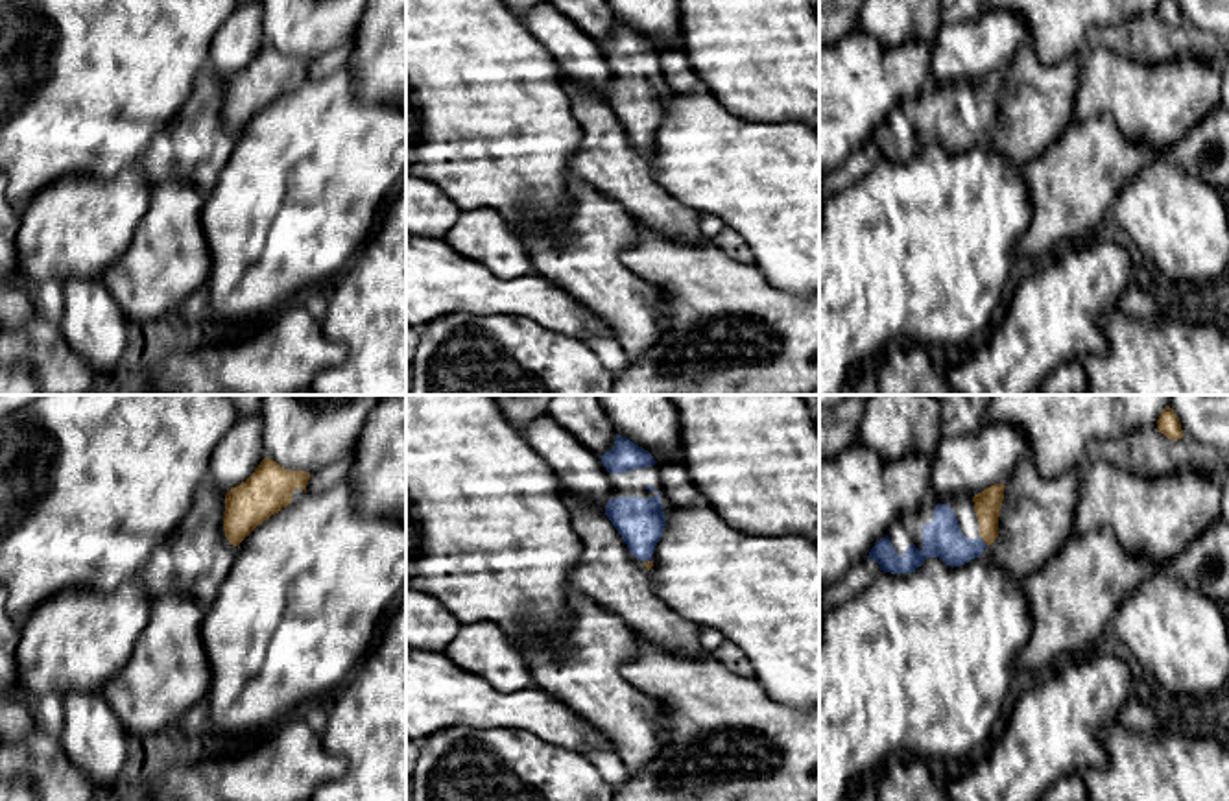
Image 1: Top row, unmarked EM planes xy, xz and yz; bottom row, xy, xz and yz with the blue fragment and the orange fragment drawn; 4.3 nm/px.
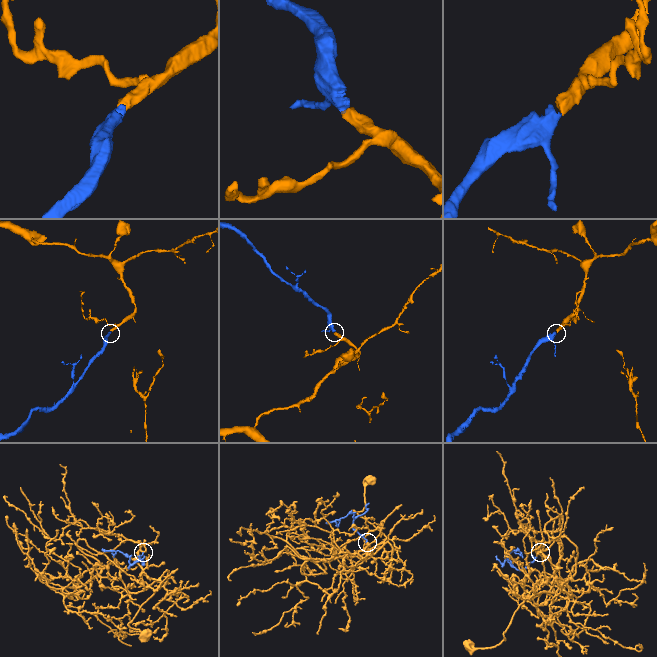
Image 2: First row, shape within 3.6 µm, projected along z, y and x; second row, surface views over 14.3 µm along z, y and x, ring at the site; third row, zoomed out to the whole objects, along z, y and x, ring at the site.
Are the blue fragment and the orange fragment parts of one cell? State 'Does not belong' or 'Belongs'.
Belongs

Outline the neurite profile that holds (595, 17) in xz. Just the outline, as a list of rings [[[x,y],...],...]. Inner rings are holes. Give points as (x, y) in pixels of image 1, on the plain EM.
[[[548,0],[589,37],[603,42],[614,33],[616,17],[605,0]]]

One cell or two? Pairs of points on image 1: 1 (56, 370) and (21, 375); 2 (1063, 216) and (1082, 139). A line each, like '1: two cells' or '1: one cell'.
1: two cells
2: one cell

